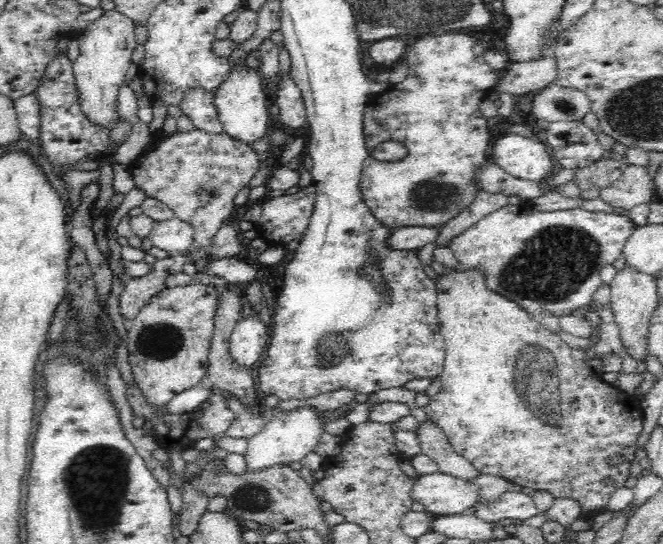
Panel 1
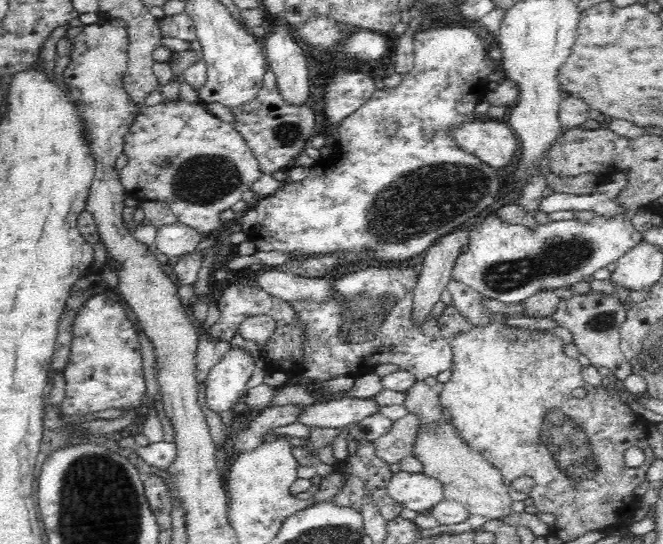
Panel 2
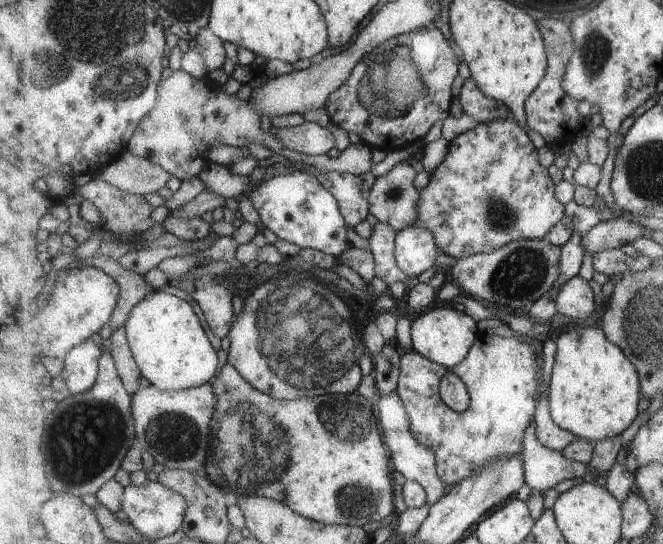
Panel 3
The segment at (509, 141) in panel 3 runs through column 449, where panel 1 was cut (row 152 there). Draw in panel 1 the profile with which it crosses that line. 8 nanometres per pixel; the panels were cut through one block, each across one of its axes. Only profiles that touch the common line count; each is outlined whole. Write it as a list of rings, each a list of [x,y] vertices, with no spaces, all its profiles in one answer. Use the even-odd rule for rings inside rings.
[[[194,129],[190,132],[168,135],[157,140],[157,145],[149,151],[141,153],[135,162],[127,165],[135,188],[142,190],[145,196],[157,198],[173,209],[175,218],[187,222],[193,228],[193,247],[208,248],[212,244],[216,231],[234,210],[234,197],[247,186],[252,177],[259,171],[261,155],[244,143],[236,143],[234,139],[222,131],[208,134]]]

